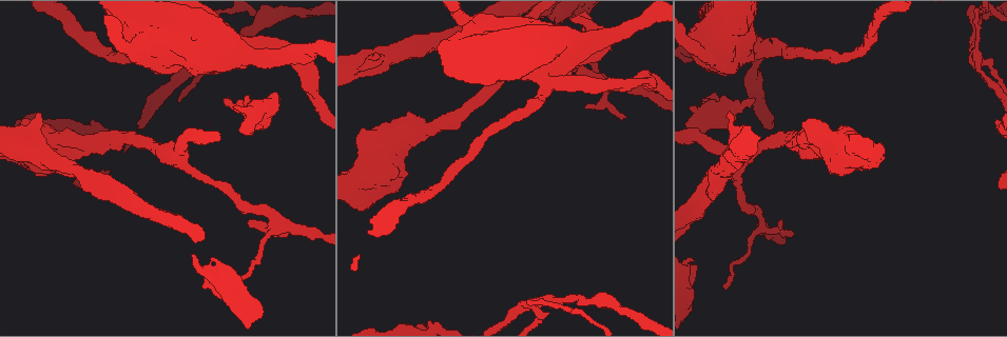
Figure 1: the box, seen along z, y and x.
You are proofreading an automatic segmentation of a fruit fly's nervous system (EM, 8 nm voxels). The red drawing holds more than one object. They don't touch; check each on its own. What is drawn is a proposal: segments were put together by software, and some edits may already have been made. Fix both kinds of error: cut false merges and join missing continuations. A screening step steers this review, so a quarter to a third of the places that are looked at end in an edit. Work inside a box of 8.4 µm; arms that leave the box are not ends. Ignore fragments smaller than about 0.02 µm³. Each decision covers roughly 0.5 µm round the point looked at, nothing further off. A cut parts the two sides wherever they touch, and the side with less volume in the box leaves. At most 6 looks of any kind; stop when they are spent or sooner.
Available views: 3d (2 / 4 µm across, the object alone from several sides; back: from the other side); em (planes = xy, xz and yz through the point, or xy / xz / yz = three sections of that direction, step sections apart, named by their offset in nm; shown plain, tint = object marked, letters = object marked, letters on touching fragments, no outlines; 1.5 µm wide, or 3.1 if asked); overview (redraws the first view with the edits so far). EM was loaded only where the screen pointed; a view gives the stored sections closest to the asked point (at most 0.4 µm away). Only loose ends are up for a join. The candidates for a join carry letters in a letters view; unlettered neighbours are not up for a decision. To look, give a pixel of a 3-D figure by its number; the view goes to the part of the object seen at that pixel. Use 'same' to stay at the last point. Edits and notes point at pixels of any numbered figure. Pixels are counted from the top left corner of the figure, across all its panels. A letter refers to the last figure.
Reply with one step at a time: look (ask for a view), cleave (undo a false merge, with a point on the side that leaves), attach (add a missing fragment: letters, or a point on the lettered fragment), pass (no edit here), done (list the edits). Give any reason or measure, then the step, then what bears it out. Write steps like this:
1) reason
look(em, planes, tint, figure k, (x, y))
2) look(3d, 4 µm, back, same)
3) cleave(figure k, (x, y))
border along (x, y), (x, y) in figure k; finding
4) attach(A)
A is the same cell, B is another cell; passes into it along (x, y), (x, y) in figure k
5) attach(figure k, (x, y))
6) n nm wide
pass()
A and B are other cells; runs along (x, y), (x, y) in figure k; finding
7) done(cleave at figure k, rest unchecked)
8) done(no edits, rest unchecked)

an open end
look(em, planes, letters, figure 1, (881, 143))

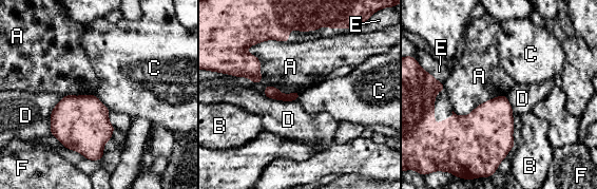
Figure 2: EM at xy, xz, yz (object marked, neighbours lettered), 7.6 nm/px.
pass()
A, B, C, D, E and F are other cells; border along (288, 41), (224, 74) in figure 2; none of them fits

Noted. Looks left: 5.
arms run side by side
look(em, xy, step 8, tint, figure 1, (975, 53))

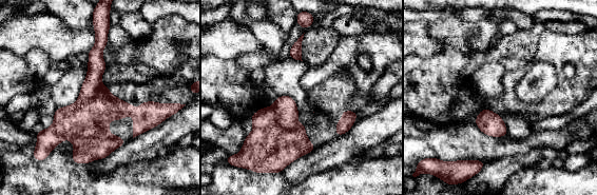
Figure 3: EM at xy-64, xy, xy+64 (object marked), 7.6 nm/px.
look(em, planes, tint, same)

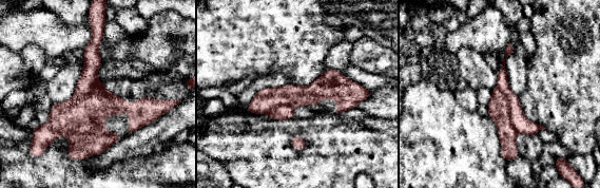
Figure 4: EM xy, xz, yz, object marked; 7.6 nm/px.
look(em, planes, letters, same)

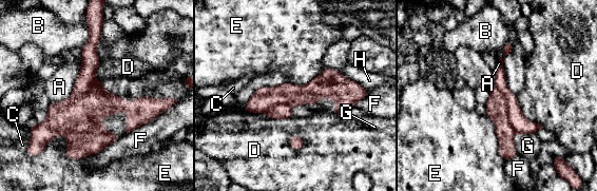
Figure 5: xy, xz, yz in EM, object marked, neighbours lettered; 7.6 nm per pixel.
cleave(figure 5, (519, 122))
A, B, C, D, E, F, G and H are other cells; a second neuron is stuck on

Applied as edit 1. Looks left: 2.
branch point
look(em, planes, letters, figure 1, (546, 83))

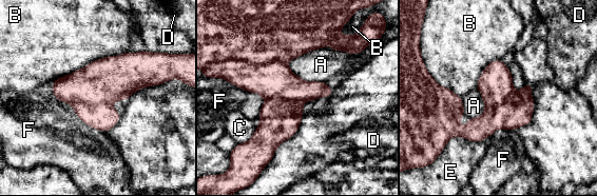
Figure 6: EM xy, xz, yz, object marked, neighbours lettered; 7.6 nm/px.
320 nm wide
cleave(figure 6, (274, 78))
A, B, C, D, E and F are other cells; the part that leaves runs along (226, 73), (328, 93) in figure 6; two neurons meet here

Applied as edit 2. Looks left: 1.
done(cleave at figure 5, cleave at figure 6, rest unchecked)

